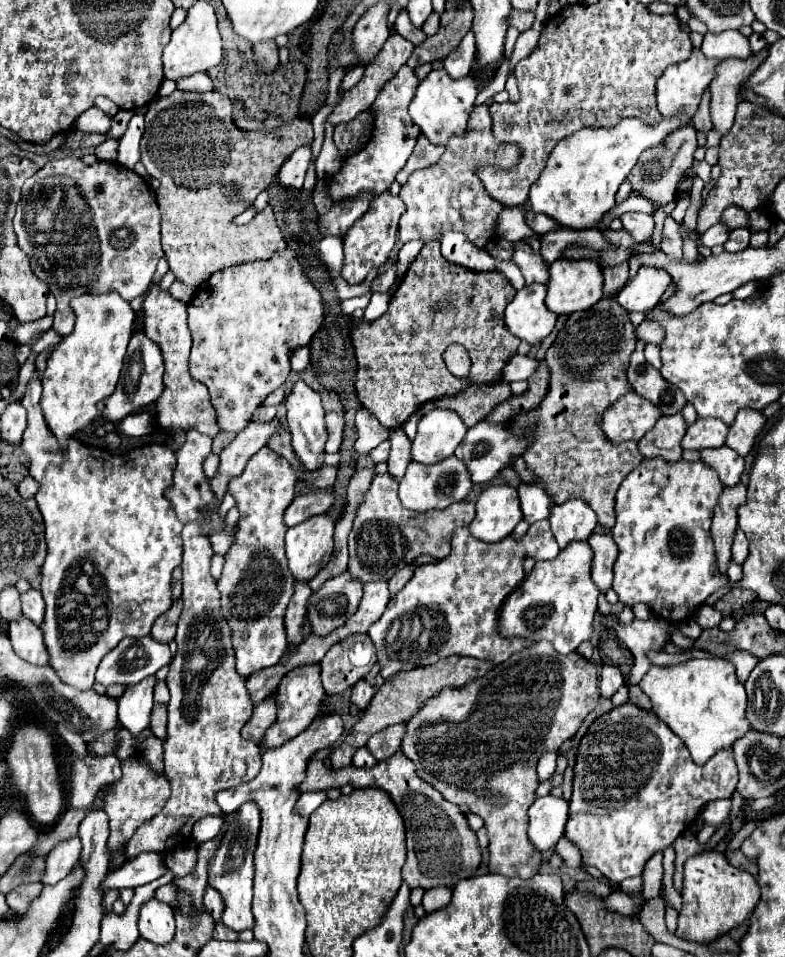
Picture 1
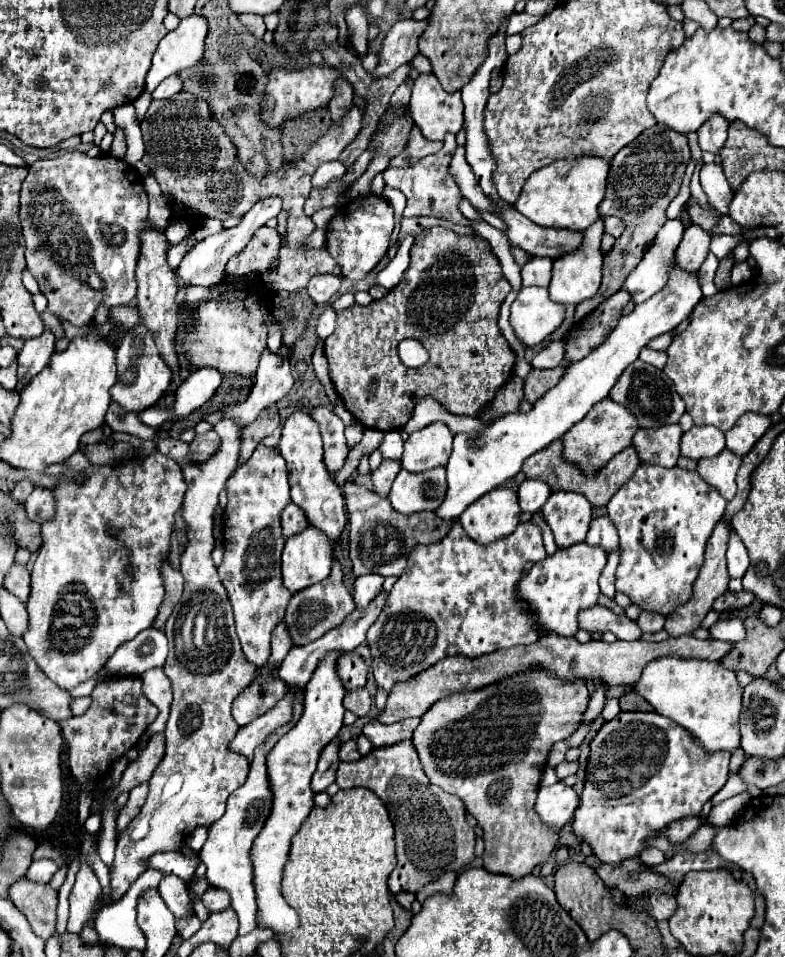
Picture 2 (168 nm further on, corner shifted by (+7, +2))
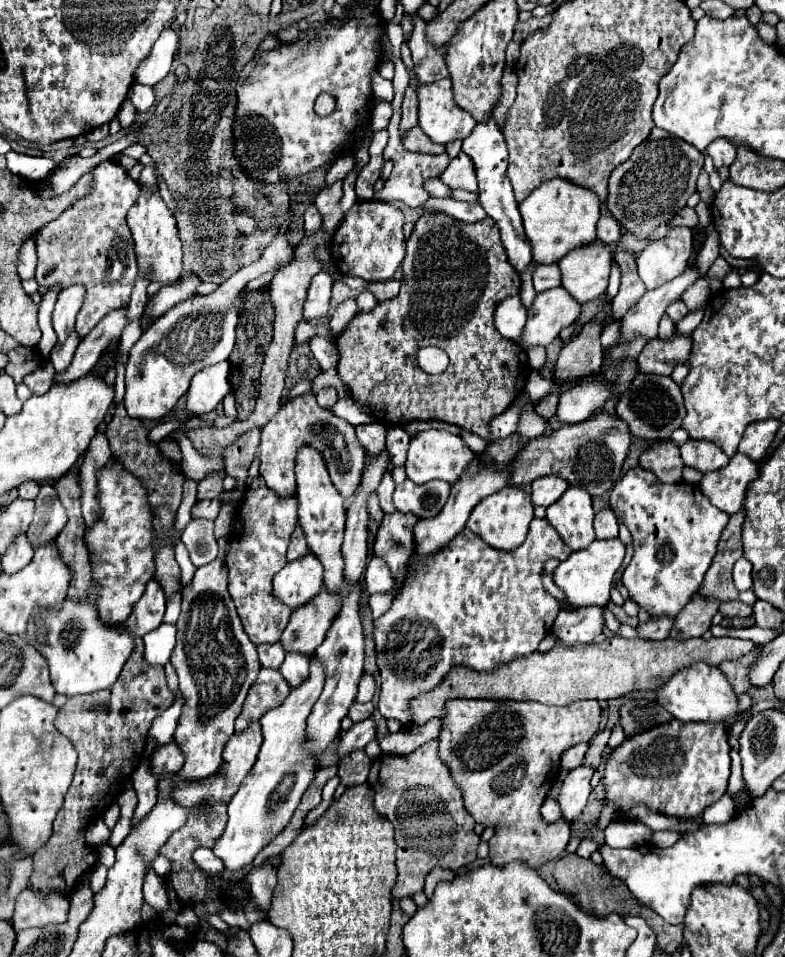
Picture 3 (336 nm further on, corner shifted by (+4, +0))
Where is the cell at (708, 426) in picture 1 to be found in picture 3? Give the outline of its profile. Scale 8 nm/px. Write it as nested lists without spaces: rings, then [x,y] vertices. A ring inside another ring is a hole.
[[[689,440],[679,450],[685,466],[695,468],[703,474],[719,470],[729,462],[727,454],[721,448],[715,448],[715,444],[707,444],[705,440]]]

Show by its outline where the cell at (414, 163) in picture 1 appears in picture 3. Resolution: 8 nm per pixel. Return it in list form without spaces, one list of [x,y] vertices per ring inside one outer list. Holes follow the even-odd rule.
[[[413,126],[409,132],[405,132],[403,144],[407,150],[421,152],[421,154],[443,154],[445,152],[445,146],[431,142],[429,136],[419,126]]]

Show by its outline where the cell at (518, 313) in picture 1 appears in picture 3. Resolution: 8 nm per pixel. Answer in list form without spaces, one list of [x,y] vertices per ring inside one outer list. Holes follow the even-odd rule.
[[[563,286],[537,294],[531,310],[527,312],[527,326],[523,330],[525,346],[547,346],[559,332],[573,324],[581,312],[581,304],[565,292]]]

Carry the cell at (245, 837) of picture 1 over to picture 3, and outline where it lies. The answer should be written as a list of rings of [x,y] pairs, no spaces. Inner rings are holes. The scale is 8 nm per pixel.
[[[313,656],[311,658],[311,670],[309,678],[299,684],[297,688],[291,688],[291,694],[287,700],[277,706],[275,710],[269,710],[259,722],[263,726],[263,744],[259,758],[247,778],[241,782],[241,788],[231,798],[227,812],[229,822],[225,828],[225,834],[217,840],[213,852],[225,862],[227,870],[241,870],[243,866],[249,866],[253,858],[277,836],[281,830],[289,824],[295,808],[301,802],[303,792],[309,788],[309,784],[315,778],[315,758],[313,754],[303,748],[307,742],[307,716],[311,714],[315,702],[321,696],[323,684],[325,684],[327,672],[323,664]]]

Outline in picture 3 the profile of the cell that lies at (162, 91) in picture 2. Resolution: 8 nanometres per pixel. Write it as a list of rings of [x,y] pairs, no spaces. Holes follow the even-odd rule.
[[[133,84],[131,90],[127,92],[127,100],[135,106],[137,112],[147,112],[153,106],[155,100],[155,92],[151,86],[143,86],[143,84]]]

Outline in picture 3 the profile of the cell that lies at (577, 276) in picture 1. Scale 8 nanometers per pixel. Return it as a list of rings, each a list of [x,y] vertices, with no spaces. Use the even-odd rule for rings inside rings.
[[[583,246],[567,252],[559,260],[563,274],[561,286],[579,302],[585,304],[605,294],[609,284],[613,252],[607,246]]]

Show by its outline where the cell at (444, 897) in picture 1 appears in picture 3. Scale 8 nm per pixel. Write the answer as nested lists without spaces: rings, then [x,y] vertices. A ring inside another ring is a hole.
[[[433,868],[433,870],[427,874],[427,878],[425,878],[425,894],[427,894],[427,898],[433,896],[433,890],[435,890],[435,886],[437,886],[439,882],[443,882],[443,880],[453,880],[453,878],[455,878],[455,874],[453,874],[451,870],[447,870],[447,868]]]

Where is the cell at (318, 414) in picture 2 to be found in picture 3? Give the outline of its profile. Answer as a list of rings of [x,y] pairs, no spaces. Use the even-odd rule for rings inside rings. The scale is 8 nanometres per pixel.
[[[303,394],[291,402],[285,402],[281,410],[273,416],[273,420],[261,430],[261,446],[259,446],[259,472],[267,486],[277,496],[295,496],[295,458],[301,446],[311,446],[321,452],[327,470],[331,474],[331,482],[341,492],[343,498],[349,498],[359,486],[363,464],[365,464],[365,448],[355,436],[355,426],[347,420],[335,416],[331,410],[321,408],[313,394]]]

